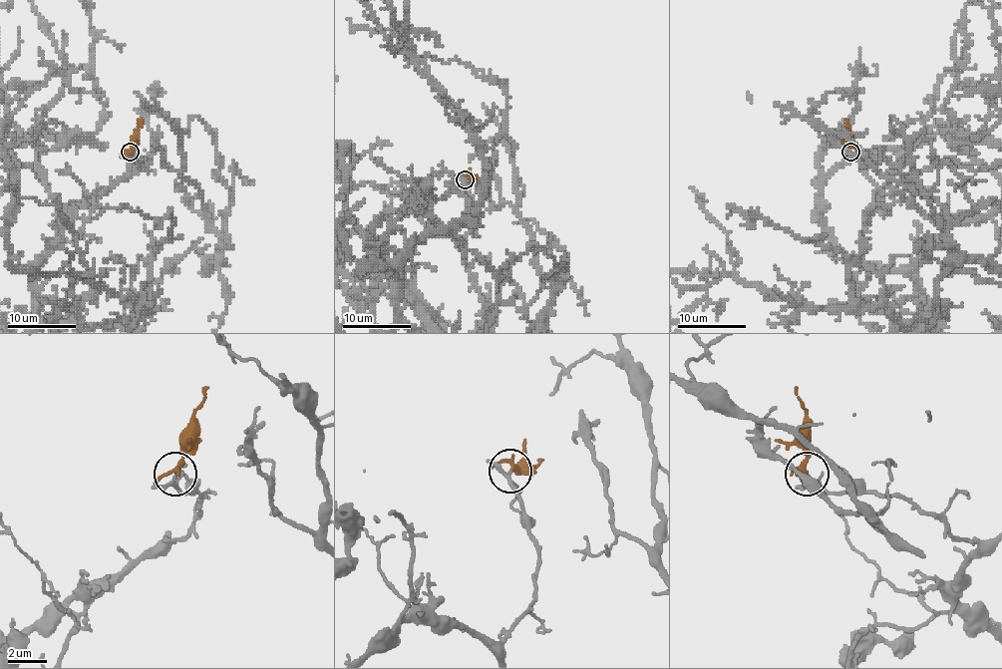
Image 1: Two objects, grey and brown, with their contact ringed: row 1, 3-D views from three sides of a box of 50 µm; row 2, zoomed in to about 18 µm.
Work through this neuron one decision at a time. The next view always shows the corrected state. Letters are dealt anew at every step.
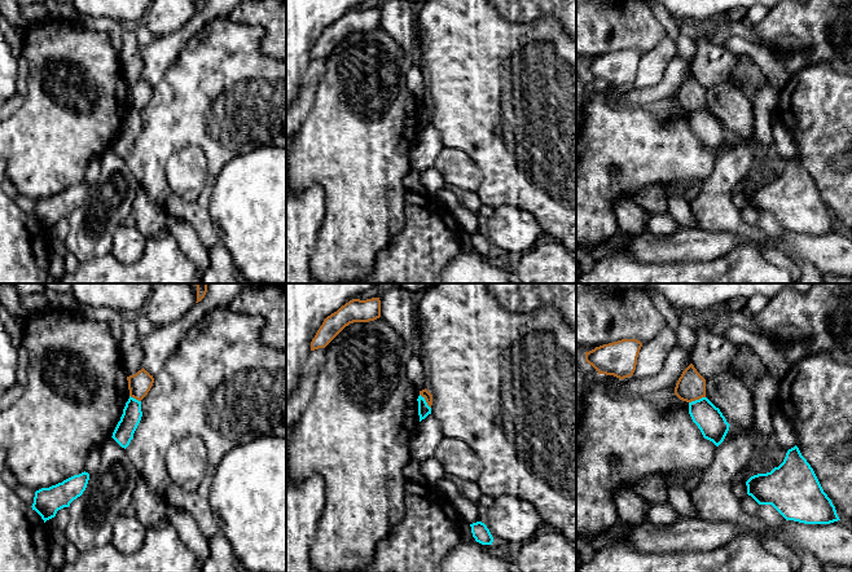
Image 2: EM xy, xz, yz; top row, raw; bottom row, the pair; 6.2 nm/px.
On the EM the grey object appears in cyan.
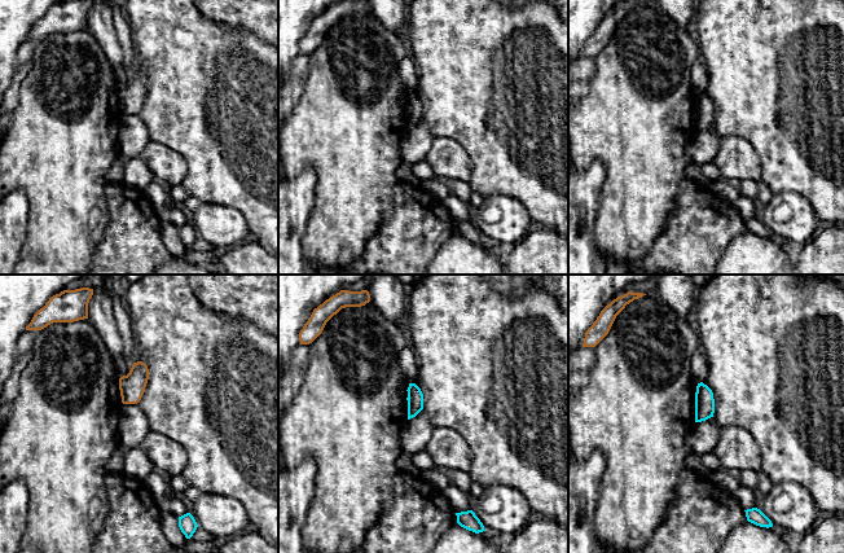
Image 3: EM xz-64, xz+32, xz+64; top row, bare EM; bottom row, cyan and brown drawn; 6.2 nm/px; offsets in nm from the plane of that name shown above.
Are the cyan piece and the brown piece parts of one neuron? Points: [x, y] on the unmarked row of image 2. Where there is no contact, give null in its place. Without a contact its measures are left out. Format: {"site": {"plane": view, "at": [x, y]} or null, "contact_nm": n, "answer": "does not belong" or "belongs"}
{"site": {"plane": "yz", "at": [697, 110]}, "contact_nm": 110, "answer": "does not belong"}

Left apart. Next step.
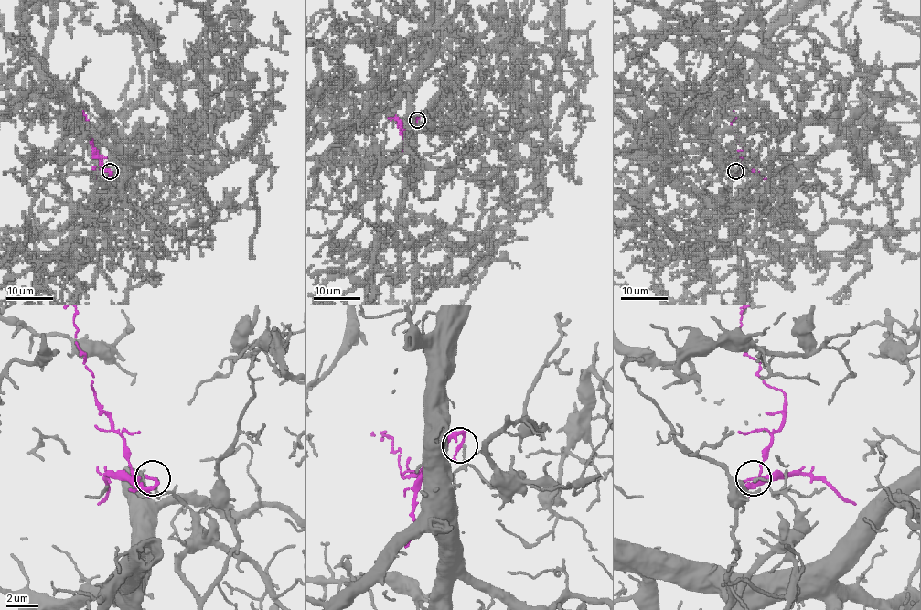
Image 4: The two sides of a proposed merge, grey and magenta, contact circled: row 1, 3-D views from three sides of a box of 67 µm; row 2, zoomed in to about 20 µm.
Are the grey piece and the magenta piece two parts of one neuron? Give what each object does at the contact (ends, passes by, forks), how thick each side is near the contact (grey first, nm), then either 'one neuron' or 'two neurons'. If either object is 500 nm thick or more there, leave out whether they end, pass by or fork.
grey ends there; magenta ends there; 120 nm thick on the grey side, 200 nm on the other; two neurons

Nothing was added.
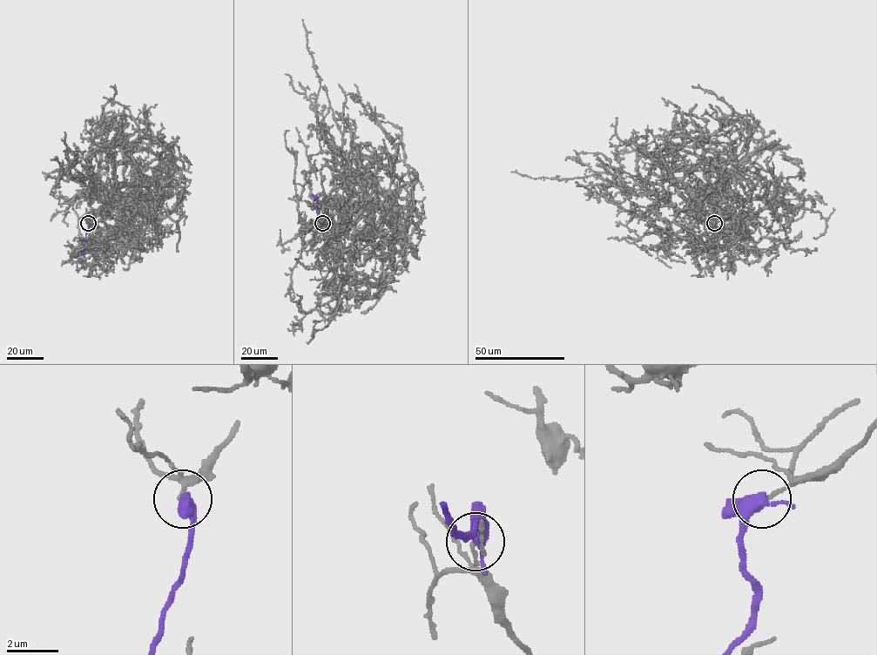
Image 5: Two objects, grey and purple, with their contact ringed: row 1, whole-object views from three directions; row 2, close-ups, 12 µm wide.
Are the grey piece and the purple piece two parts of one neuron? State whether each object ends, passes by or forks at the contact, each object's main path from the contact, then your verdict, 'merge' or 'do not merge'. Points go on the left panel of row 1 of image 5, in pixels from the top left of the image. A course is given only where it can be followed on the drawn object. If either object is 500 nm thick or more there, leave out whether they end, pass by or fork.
grey ends there; purple forks there; grey runs (88, 223), (110, 197), (129, 213), (119, 228), (121, 199), (150, 205), (148, 218), (126, 213), (125, 228); purple runs (88, 223), (84, 252), (78, 252); do not merge

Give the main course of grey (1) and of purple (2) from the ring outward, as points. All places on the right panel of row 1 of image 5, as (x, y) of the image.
1: (714, 223), (723, 212), (705, 197), (691, 213), (724, 228), (782, 199), (789, 228)
2: (714, 223), (713, 232), (707, 246), (693, 252), (686, 252)

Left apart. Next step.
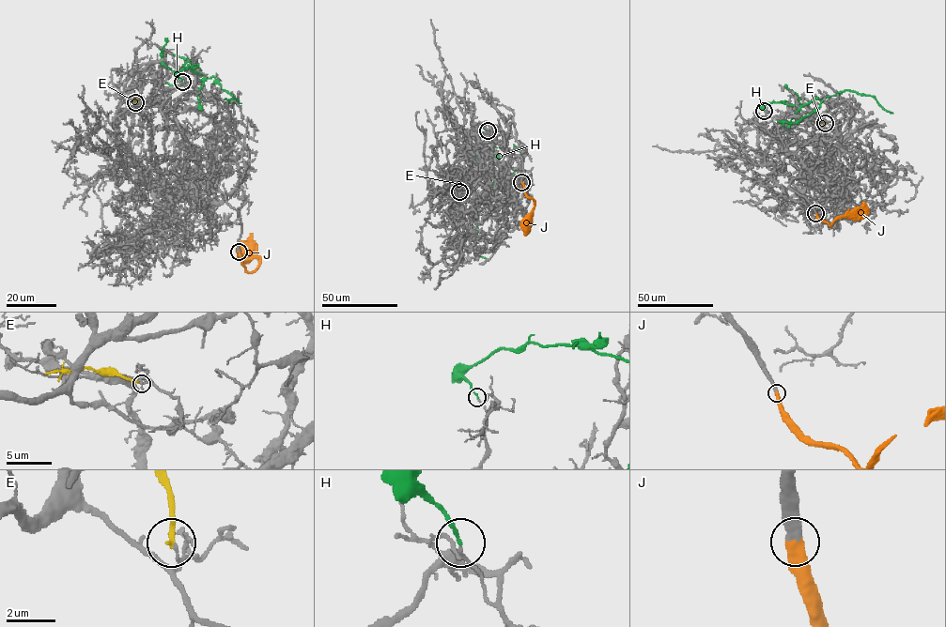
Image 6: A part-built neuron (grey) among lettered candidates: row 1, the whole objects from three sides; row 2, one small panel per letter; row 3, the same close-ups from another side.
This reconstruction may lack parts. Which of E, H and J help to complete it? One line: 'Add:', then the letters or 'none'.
Add: J

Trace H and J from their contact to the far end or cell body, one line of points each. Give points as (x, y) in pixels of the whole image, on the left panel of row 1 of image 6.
H: (182, 82), (178, 74), (183, 68), (201, 72), (193, 62), (162, 47), (160, 80), (169, 84), (186, 84)
J: (239, 251), (243, 267), (253, 272), (259, 260), (244, 246)

